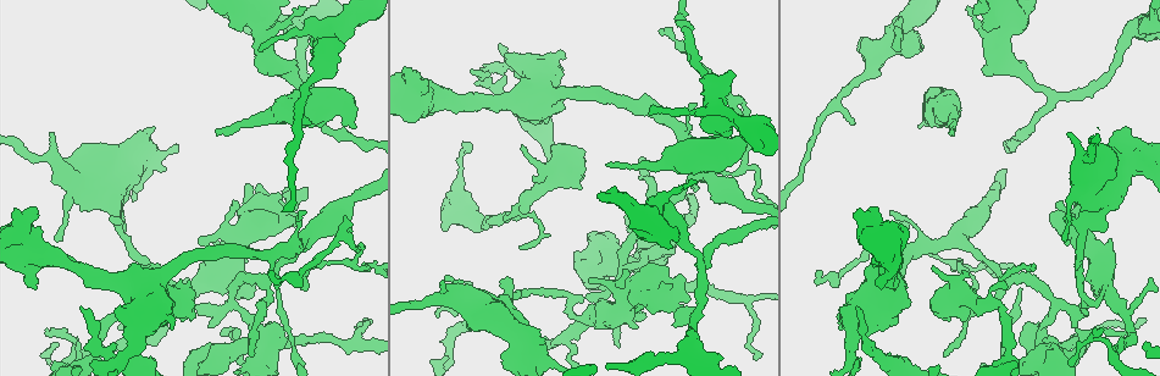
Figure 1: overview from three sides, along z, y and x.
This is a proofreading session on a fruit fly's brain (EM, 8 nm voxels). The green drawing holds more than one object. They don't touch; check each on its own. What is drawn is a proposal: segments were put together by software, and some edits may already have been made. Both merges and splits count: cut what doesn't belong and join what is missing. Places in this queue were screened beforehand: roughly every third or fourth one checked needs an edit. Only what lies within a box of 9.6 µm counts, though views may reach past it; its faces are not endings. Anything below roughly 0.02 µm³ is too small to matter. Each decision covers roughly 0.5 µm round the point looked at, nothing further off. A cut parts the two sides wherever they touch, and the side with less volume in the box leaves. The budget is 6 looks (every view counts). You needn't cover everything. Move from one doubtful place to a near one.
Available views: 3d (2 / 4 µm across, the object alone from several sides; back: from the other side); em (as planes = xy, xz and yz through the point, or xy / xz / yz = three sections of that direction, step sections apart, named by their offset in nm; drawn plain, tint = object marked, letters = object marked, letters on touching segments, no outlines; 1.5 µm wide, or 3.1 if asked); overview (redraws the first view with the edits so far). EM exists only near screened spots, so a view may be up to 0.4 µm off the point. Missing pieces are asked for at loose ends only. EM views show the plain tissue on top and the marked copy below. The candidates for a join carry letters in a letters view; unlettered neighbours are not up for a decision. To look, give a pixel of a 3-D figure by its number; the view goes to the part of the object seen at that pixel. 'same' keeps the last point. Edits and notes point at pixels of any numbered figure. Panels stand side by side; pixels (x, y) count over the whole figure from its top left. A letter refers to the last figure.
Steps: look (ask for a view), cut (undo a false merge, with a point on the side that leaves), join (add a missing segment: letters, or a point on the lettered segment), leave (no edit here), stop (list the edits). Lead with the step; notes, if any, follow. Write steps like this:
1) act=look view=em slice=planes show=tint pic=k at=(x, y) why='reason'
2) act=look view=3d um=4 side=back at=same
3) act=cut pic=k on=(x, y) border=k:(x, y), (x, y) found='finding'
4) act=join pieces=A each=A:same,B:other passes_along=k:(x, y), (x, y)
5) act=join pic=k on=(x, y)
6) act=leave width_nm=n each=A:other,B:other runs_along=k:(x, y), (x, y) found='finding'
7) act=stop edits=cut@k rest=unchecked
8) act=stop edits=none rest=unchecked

act=look view=3d um=2 pic=1 at=(921, 125) why='an open end'

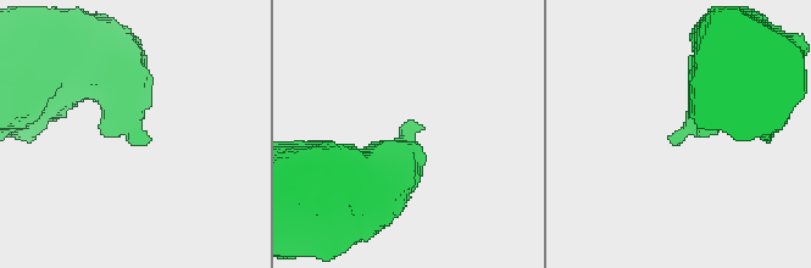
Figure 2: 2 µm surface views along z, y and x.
act=look view=em slice=planes show=letters pic=2 at=(670, 138) why='shape alone is not enough'

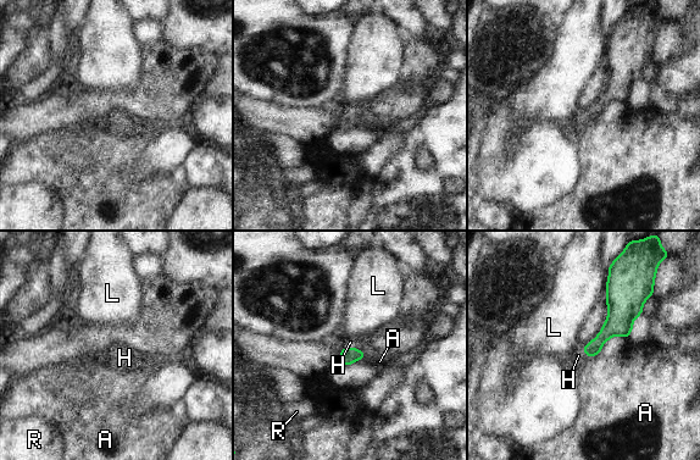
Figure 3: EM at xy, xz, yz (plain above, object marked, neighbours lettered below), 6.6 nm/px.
act=join pieces=H each=A:other,H:same,L:other,R:other found='it goes on there'

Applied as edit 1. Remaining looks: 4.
act=look view=3d um=2 pic=1 at=(934, 268) why='free end'

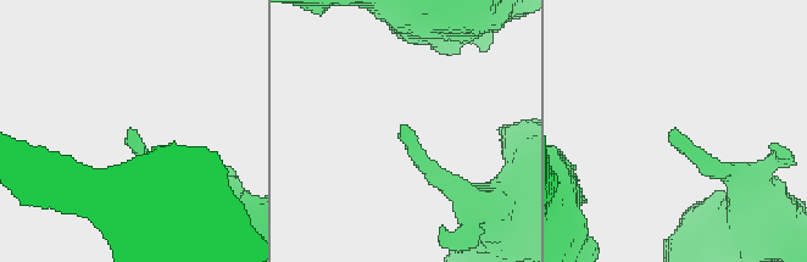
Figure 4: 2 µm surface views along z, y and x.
act=look view=em slice=xy step=4 show=tint pic=4 at=(673, 130) why='shape alone is not enough'

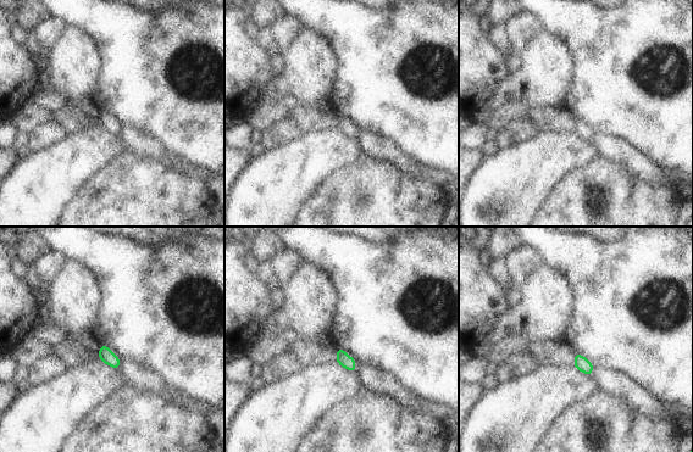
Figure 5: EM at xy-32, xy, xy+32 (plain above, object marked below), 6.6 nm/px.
act=look view=em slice=xz step=8 show=letters at=same why='another direction'

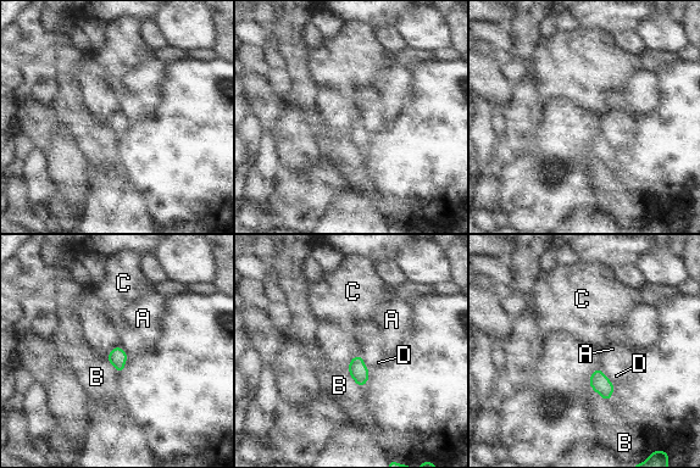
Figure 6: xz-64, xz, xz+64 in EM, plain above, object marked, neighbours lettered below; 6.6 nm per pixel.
act=leave each=A:other,B:other,C:other,D:other border=6:(361, 355), (362, 362), (368, 368) found='none of them fits'

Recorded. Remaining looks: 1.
act=stop edits=join@3 rest=unchecked

